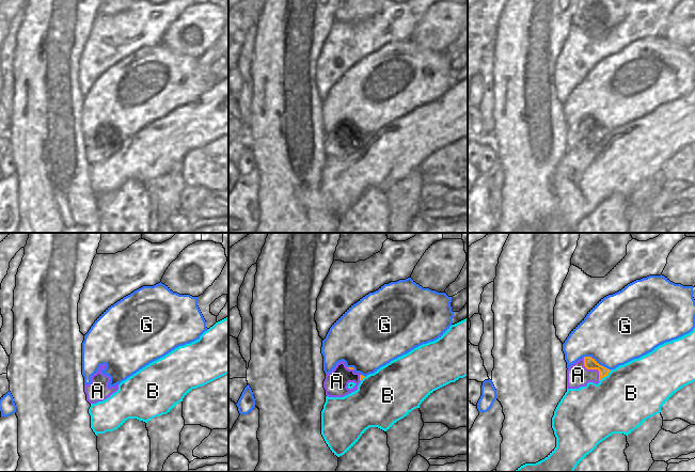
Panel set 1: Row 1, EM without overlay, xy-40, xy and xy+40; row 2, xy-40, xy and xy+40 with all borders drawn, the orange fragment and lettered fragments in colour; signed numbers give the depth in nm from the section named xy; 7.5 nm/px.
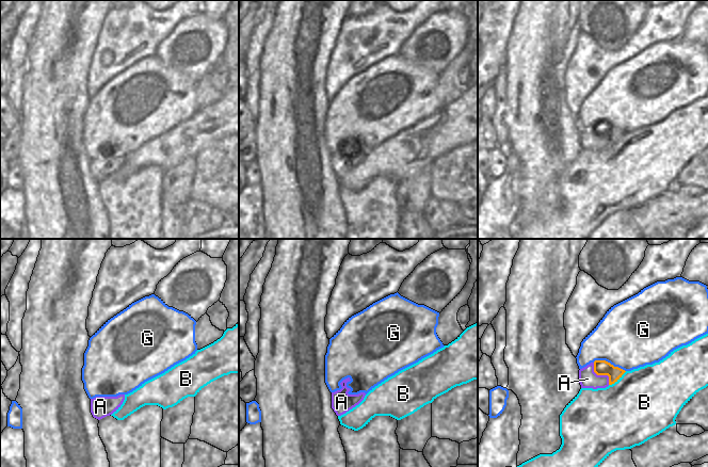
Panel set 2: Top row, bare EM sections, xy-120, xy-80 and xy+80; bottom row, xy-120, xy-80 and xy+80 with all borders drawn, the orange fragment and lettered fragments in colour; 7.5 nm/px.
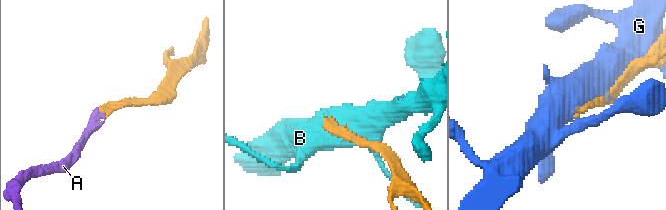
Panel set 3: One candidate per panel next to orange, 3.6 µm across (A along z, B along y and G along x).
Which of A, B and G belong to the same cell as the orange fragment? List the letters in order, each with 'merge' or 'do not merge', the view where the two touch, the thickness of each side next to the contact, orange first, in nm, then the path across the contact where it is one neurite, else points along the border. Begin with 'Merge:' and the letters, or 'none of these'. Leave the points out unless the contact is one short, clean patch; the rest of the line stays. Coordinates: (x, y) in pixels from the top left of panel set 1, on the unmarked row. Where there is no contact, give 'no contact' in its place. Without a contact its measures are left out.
Merge: A
A: merge | xy+40 | 90/170 nm | across xy+40 (589, 124), (593, 129), (578, 136)
B: do not merge | xy+40 | 90/440 nm
G: do not merge | xy+40 | 90/480 nm

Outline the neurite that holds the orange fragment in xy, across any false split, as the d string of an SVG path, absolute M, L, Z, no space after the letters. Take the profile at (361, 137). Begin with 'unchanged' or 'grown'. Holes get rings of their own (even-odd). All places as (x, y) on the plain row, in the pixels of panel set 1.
grown; M342 122L326 135L323 148L329 158L344 158L358 151L358 146L365 137L356 133L353 128L347 128Z

